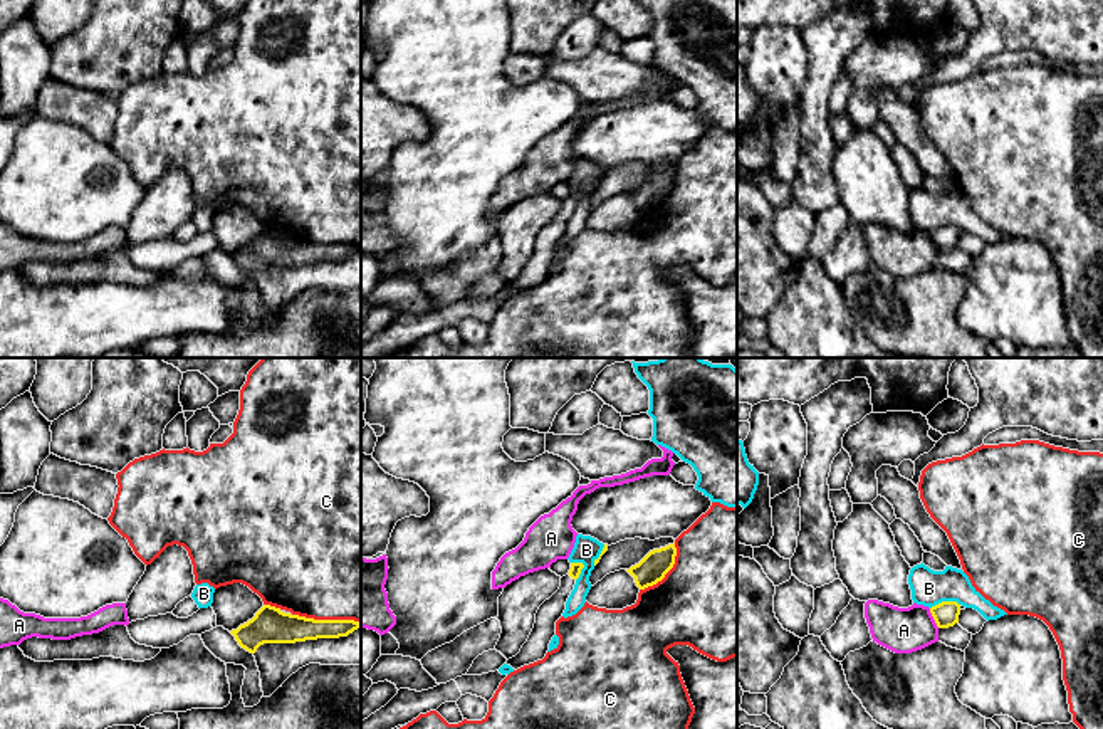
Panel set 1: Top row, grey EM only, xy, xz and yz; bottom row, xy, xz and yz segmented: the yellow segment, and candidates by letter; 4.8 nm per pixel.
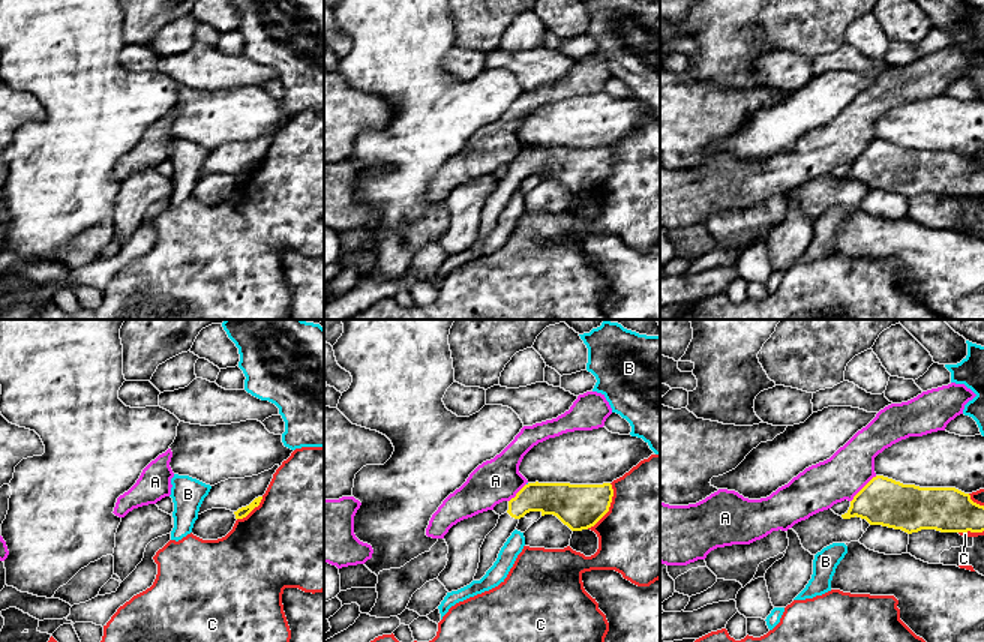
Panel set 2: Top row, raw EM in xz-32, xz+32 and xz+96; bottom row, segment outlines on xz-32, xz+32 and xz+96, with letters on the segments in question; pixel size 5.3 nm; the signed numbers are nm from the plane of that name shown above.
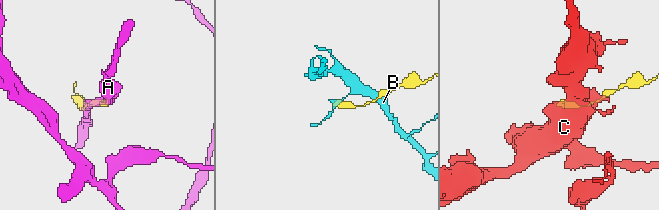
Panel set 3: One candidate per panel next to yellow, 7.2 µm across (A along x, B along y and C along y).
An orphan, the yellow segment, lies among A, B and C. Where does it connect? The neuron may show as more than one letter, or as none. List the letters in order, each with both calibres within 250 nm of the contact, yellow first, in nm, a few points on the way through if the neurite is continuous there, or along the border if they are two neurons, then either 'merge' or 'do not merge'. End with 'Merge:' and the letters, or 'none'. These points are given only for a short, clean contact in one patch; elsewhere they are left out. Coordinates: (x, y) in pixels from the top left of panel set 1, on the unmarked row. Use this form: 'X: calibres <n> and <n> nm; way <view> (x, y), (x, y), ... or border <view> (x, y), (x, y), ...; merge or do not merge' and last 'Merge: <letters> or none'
A: calibres 120 and 220 nm; do not merge
B: calibres 120 and 170 nm; do not merge
C: calibres 160 and 500 nm; do not merge
Merge: none

